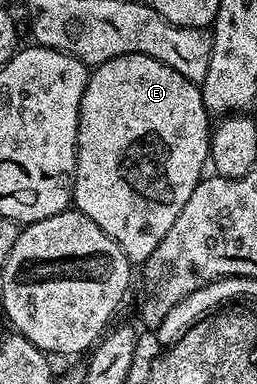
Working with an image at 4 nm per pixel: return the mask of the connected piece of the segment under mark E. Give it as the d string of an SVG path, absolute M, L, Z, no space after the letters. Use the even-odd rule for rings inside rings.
M145 54L118 56L114 60L106 60L89 73L80 105L78 136L76 137L76 182L72 186L72 200L75 209L85 214L90 220L94 220L94 224L98 224L98 228L102 228L102 232L106 232L106 236L110 236L110 240L114 240L118 244L118 248L122 248L129 263L144 263L154 252L154 248L158 248L158 244L162 244L166 232L170 232L174 220L178 220L178 212L182 212L182 208L186 208L186 200L190 200L190 192L194 192L196 185L201 182L202 175L205 173L205 171L203 172L204 166L206 170L210 162L210 125L208 126L208 121L210 121L210 115L202 100L200 86L186 80L186 76L182 76L182 72L174 72L174 68L170 68L150 56Z

